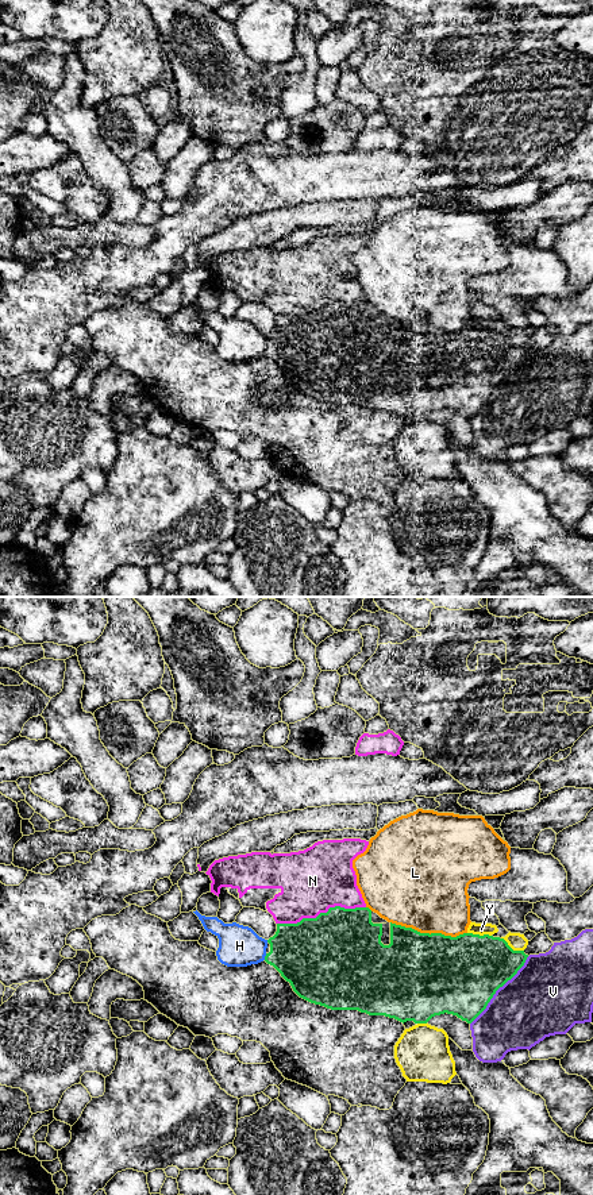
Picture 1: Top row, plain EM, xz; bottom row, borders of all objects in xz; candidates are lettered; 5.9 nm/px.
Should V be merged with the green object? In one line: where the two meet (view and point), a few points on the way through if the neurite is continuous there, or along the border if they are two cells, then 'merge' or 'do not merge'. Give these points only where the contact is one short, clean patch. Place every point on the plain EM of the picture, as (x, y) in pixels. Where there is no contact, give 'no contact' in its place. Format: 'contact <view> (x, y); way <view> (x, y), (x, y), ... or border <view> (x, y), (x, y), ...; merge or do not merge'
contact xz (497, 384); do not merge

